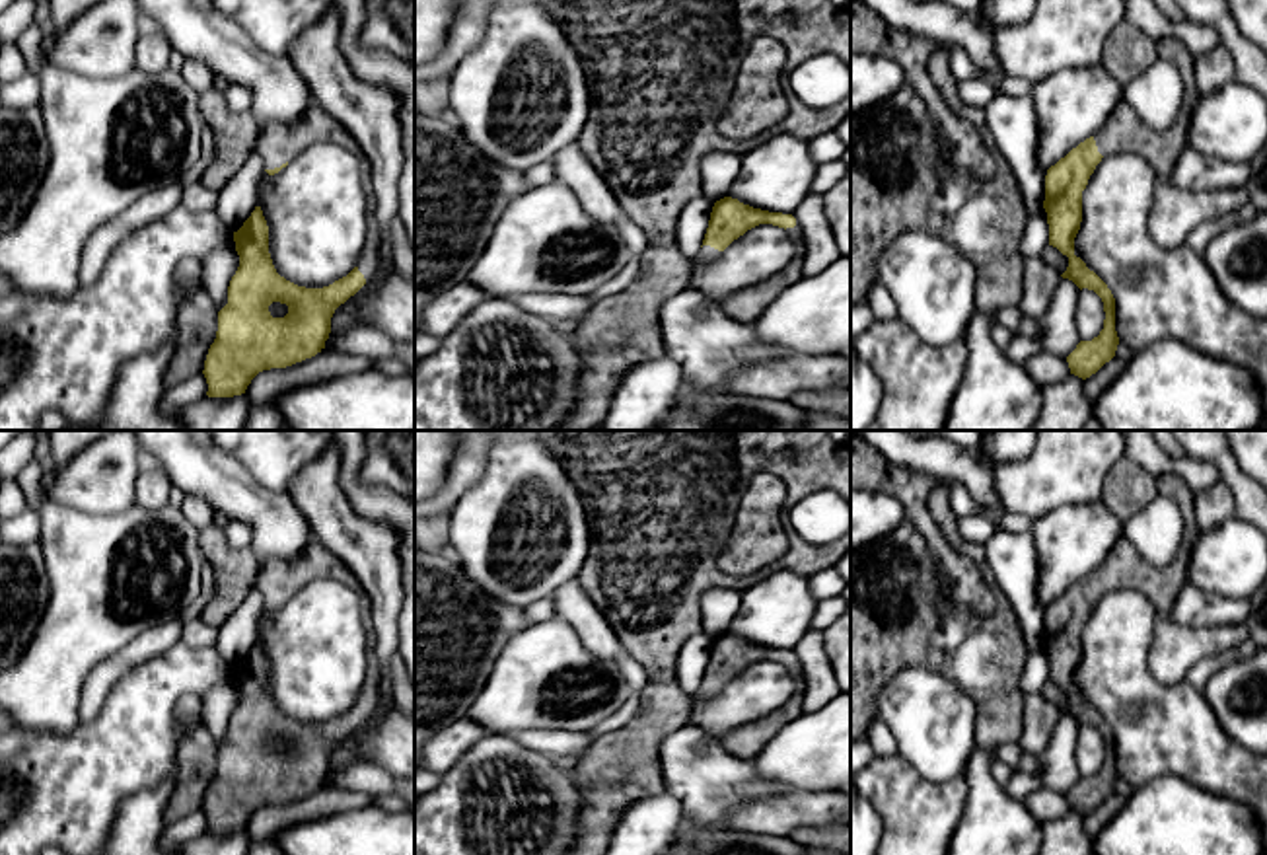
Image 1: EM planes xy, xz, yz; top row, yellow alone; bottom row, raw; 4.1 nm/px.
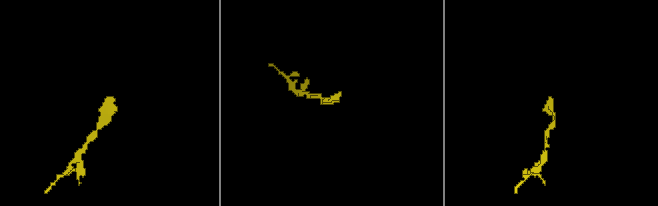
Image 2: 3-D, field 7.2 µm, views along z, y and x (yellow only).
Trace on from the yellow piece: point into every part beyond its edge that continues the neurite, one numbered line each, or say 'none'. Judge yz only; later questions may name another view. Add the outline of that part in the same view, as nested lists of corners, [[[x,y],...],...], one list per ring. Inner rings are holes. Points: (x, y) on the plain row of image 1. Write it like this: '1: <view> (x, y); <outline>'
1: yz (1125, 569); [[[1177,475],[1156,477],[1158,495],[1168,497],[1185,520],[1185,538],[1176,559],[1166,567],[1150,565],[1123,536],[1109,557],[1094,571],[1102,592],[1137,590],[1154,606],[1158,619],[1168,619],[1176,596],[1187,582],[1193,543],[1201,534],[1195,516],[1195,493]]]

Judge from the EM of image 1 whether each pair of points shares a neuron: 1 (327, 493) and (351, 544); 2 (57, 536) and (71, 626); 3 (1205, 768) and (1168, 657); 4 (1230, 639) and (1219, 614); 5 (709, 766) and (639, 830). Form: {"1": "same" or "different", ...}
{"1": "same", "2": "same", "3": "different", "4": "different", "5": "different"}

